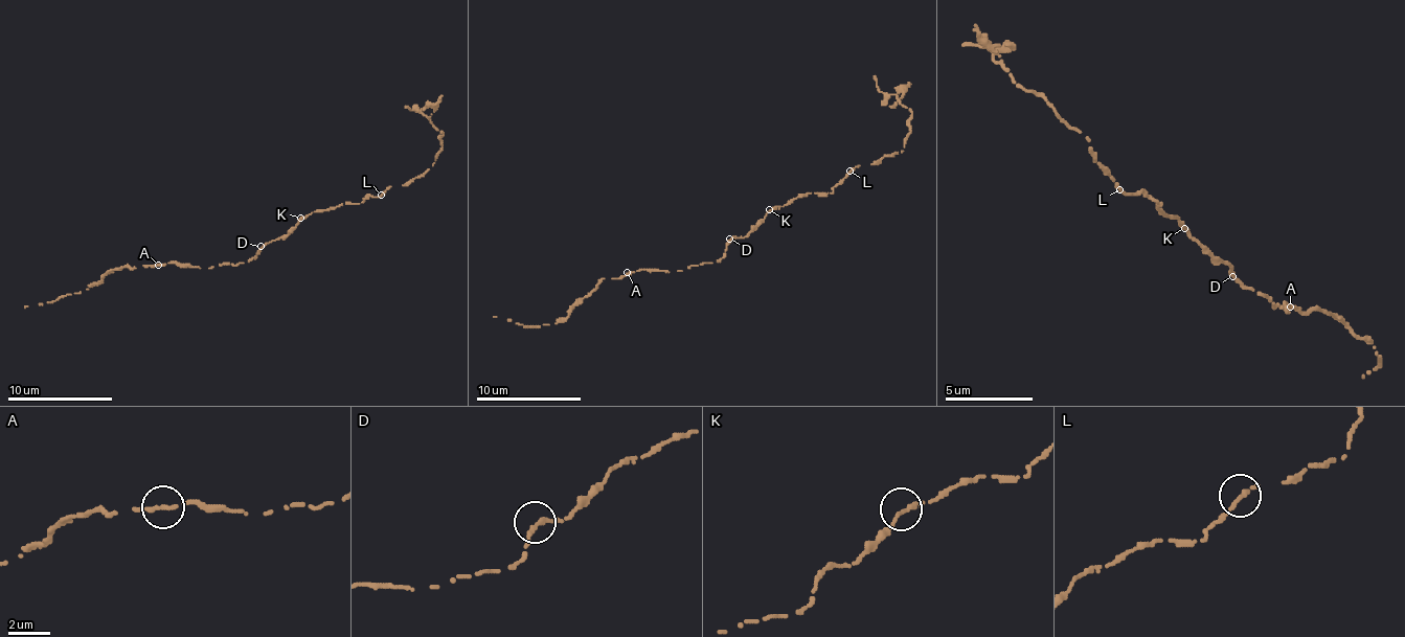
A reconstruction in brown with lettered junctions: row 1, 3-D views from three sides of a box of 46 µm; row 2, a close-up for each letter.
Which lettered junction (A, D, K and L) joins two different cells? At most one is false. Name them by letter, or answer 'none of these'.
none of these

